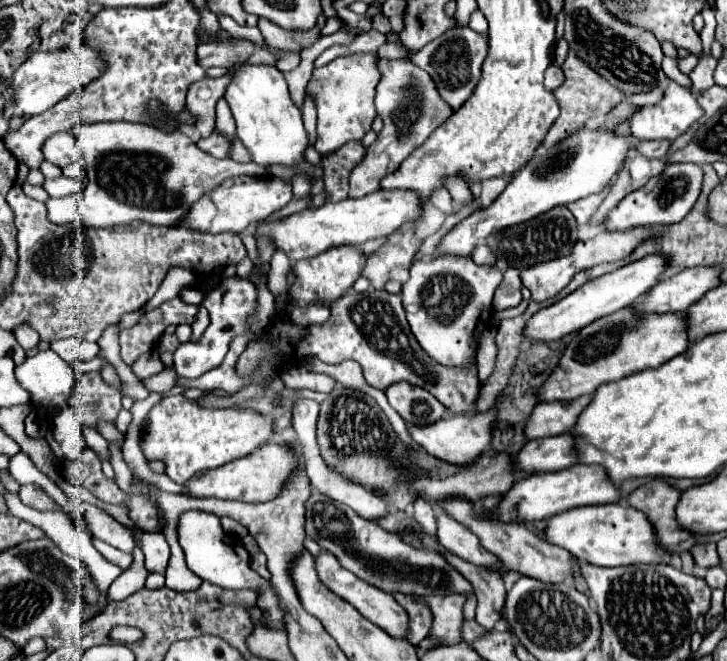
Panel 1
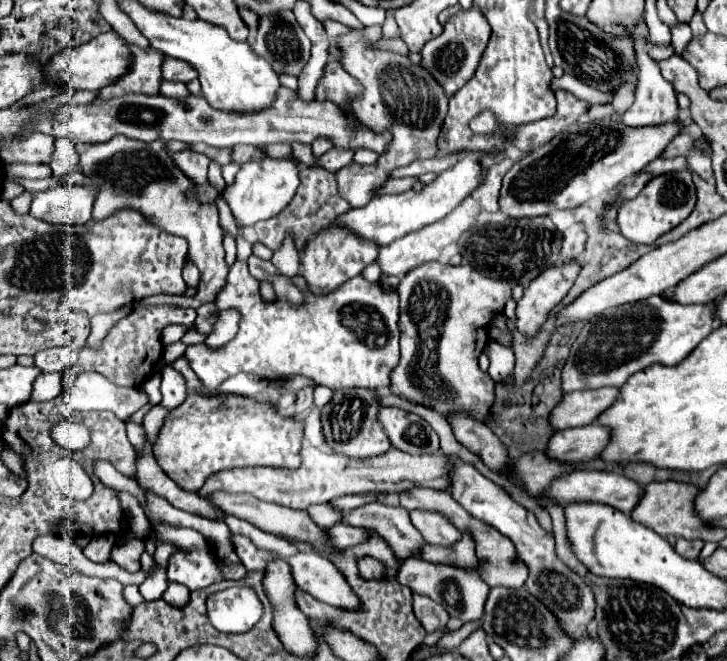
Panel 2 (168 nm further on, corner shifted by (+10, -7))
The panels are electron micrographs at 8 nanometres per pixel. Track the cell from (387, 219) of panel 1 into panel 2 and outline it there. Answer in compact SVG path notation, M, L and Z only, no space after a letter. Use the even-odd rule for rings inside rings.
M468 152L454 168L438 174L438 178L430 184L426 184L420 192L408 190L402 194L392 196L376 196L366 204L364 208L352 208L350 212L336 218L336 222L352 232L356 232L362 238L376 240L382 246L394 242L396 238L402 238L414 230L420 230L428 224L438 222L446 214L450 214L466 196L470 196L488 174L488 166L482 164L482 158L488 156L486 152Z

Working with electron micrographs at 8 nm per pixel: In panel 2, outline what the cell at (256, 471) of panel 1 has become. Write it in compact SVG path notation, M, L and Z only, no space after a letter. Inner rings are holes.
M304 448L302 466L296 470L272 468L272 466L222 470L210 476L198 494L208 496L214 490L224 490L232 494L244 492L264 502L274 502L292 510L306 510L312 504L326 504L326 502L332 502L334 498L340 498L346 494L360 494L360 492L382 492L385 504L400 506L400 493L396 492L410 490L414 486L448 490L448 460L444 460L444 454L410 456L402 450L390 448L390 452L386 452L384 456L356 460L350 456L330 454L318 448Z

